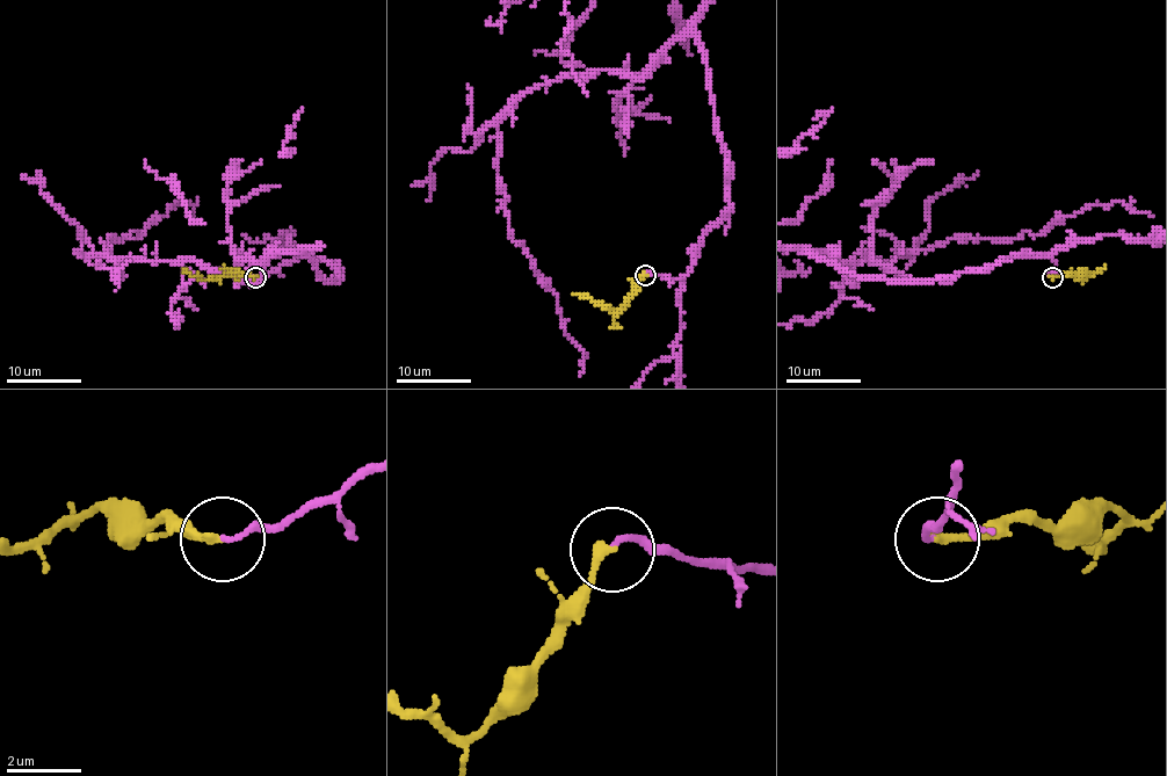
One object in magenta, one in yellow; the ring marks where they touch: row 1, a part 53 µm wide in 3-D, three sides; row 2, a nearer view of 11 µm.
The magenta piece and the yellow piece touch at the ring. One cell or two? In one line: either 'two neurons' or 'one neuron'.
one neuron

